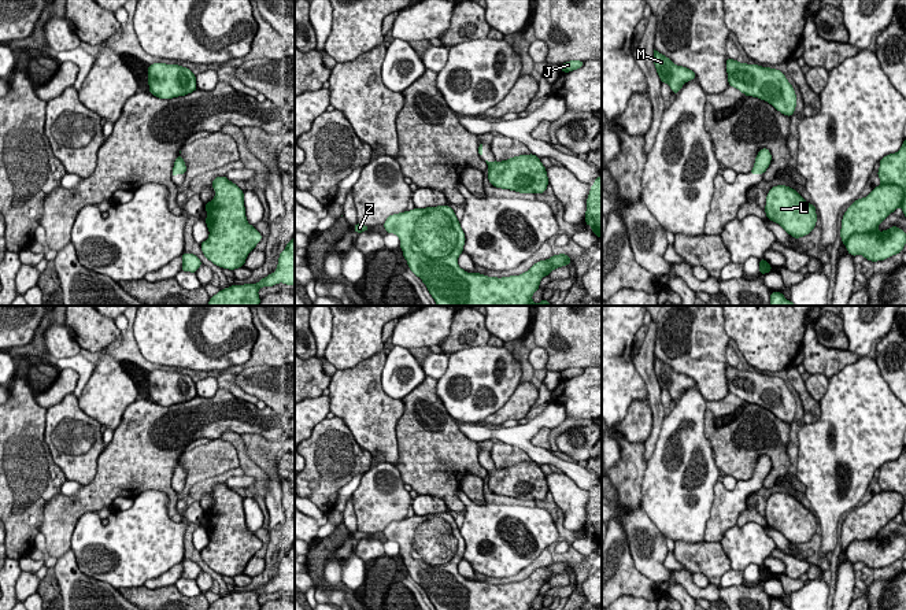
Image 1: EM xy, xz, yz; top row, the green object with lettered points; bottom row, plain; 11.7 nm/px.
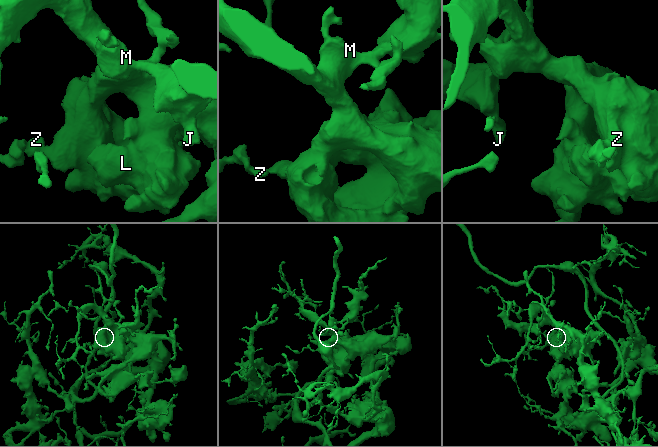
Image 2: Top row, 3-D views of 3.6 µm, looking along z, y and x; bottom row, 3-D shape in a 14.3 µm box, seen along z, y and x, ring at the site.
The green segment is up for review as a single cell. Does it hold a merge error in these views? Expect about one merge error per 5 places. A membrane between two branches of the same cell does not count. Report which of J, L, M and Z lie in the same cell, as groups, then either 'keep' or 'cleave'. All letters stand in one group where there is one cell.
J L M Z | keep

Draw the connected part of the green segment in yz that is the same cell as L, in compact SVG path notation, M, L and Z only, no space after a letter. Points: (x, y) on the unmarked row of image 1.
M777 492L766 503L765 520L794 546L811 540L816 535L816 513L806 509L795 496Z

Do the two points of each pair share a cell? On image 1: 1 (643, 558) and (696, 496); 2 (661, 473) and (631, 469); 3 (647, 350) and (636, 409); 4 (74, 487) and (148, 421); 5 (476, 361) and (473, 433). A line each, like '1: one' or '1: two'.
1: two
2: two
3: two
4: two
5: two

